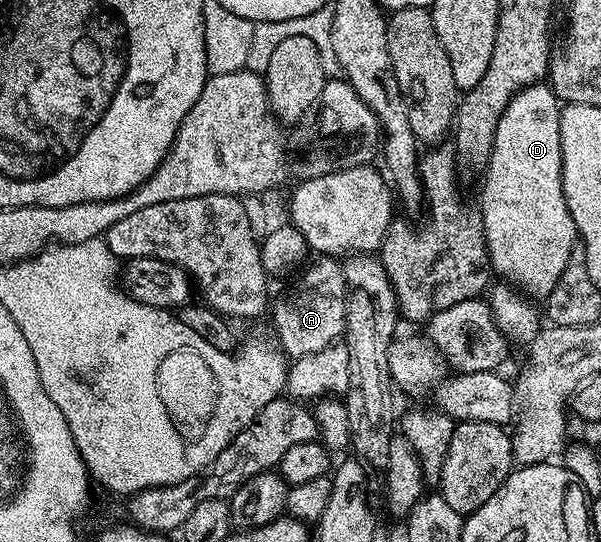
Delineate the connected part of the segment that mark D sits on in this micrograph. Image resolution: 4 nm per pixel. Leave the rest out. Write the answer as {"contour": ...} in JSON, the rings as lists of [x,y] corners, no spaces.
{"contour":[[[536,83],[528,89],[522,89],[515,98],[505,107],[505,115],[501,115],[501,123],[497,123],[497,135],[493,139],[493,151],[491,158],[487,160],[483,177],[483,194],[477,201],[478,208],[483,215],[484,237],[487,240],[488,259],[490,261],[490,272],[496,278],[510,283],[516,289],[527,294],[532,299],[546,299],[557,287],[557,279],[561,279],[561,271],[565,271],[565,263],[569,263],[571,253],[577,247],[577,234],[573,215],[569,215],[569,207],[565,203],[565,191],[563,190],[563,172],[561,171],[561,123],[559,122],[559,110],[561,102],[551,90],[550,84]]]}

